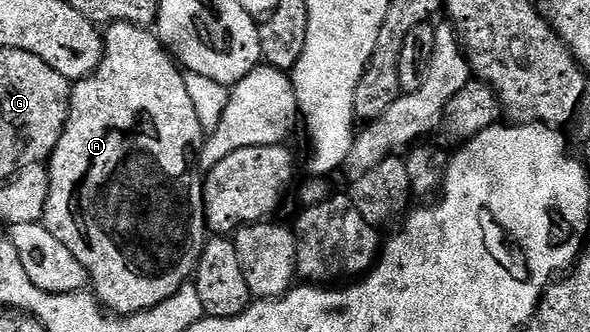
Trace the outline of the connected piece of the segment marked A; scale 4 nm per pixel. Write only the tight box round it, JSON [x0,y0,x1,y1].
[44,21,208,315]

